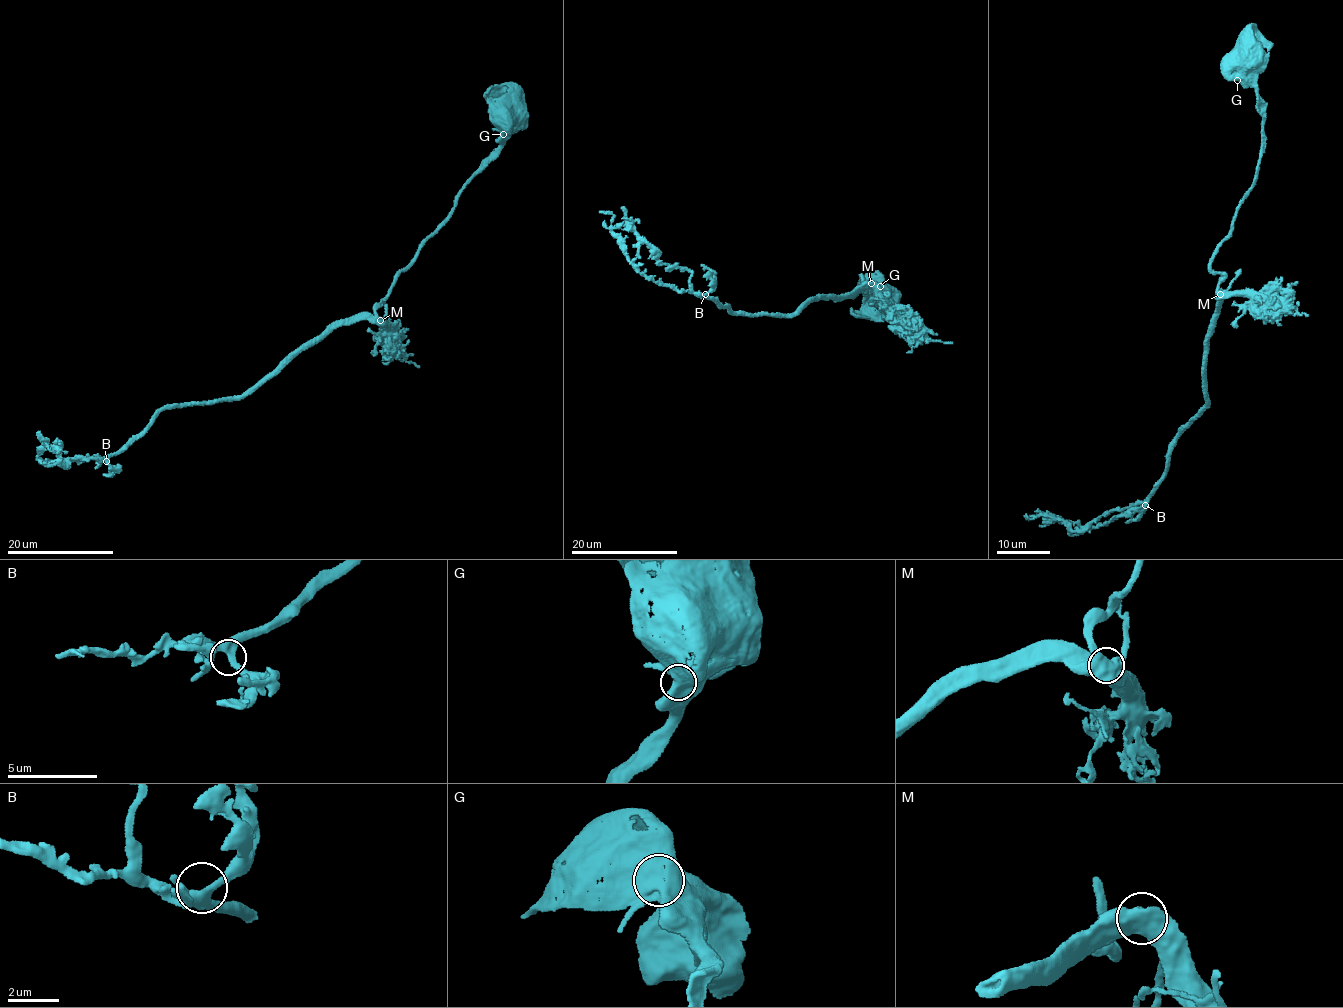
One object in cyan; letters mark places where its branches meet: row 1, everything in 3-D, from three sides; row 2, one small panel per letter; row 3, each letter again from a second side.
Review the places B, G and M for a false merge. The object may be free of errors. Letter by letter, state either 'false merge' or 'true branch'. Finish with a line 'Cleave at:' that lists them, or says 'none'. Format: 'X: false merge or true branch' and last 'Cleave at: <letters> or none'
B: true branch
G: true branch
M: true branch
Cleave at: none

